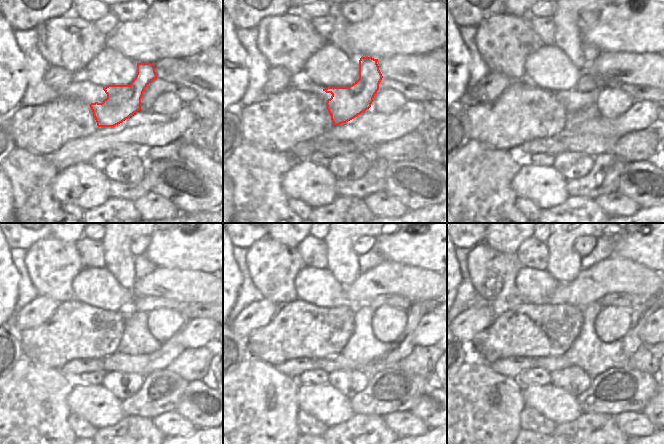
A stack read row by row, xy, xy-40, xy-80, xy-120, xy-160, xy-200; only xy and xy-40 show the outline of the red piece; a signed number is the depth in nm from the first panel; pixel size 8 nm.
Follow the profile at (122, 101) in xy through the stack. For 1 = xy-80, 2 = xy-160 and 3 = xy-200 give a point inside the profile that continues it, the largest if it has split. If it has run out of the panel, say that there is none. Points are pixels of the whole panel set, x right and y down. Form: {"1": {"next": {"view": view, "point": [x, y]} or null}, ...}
{"1": {"next": {"view": "xy-80", "point": [585, 93]}}, "2": {"next": {"view": "xy-160", "point": [390, 299]}}, "3": {"next": {"view": "xy-200", "point": [626, 300]}}}

